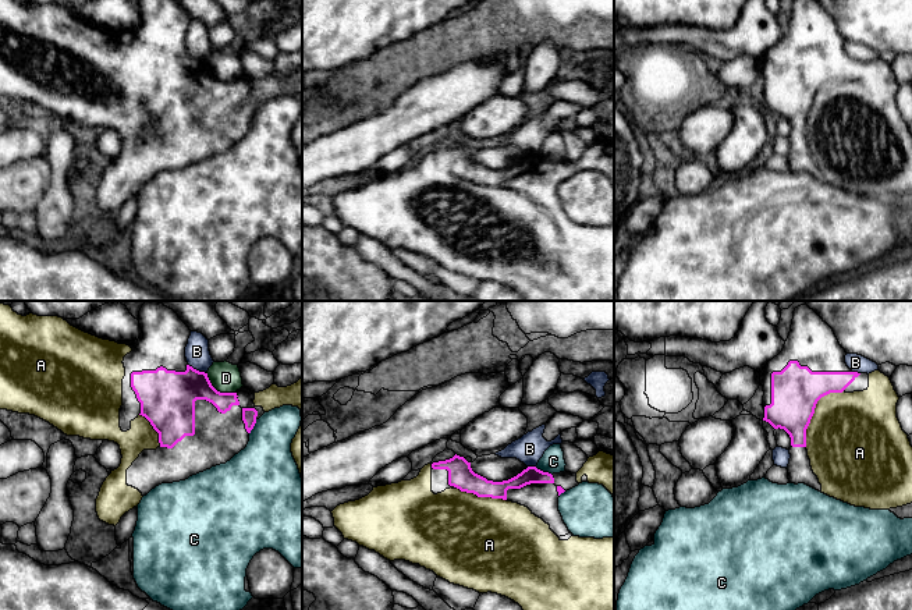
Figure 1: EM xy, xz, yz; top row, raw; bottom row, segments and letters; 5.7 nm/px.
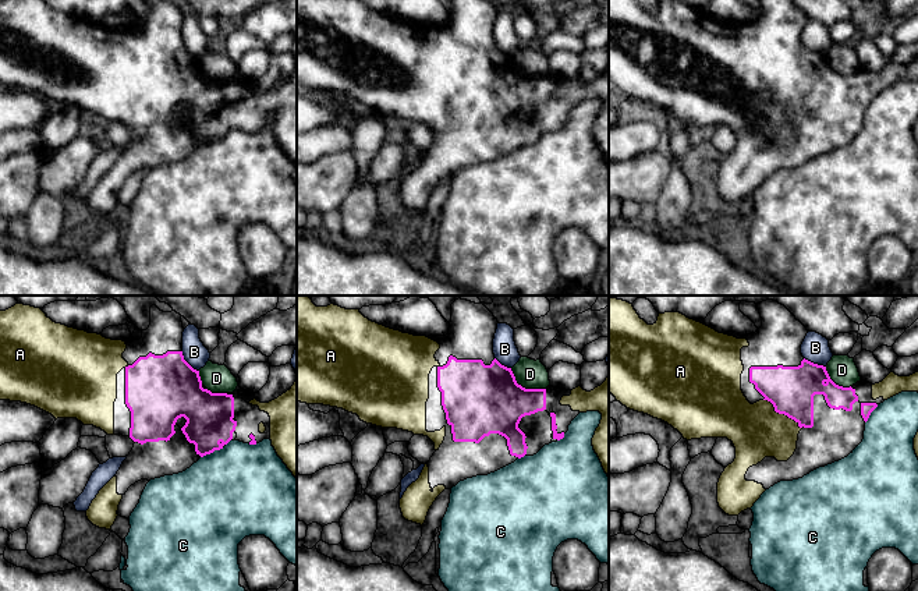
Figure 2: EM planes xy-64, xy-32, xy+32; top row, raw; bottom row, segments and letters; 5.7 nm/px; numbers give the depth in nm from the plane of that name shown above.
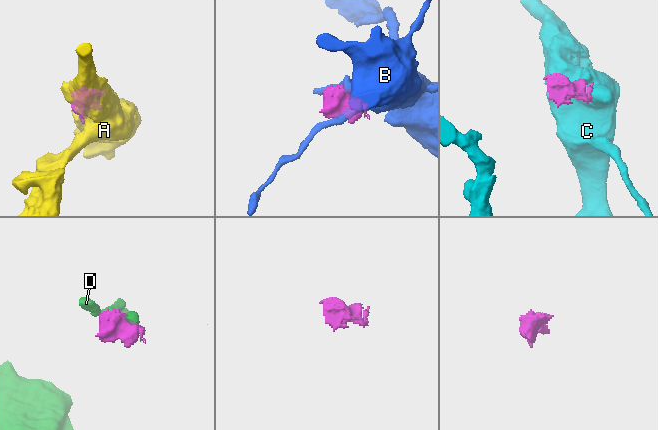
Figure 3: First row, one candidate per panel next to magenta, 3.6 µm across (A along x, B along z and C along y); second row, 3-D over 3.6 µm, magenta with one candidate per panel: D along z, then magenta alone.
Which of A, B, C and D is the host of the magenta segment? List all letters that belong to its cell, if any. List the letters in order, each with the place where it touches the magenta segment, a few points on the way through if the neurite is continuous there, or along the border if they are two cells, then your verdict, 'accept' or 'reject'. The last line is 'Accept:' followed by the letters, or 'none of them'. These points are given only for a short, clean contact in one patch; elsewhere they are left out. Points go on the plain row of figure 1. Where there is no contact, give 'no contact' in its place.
A: meets magenta in yz at (813, 99); accept
B: meets magenta in xy at (195, 57); reject
C: meets magenta in xz at (542, 159); reject
D: meets magenta in xy at (216, 78); border along xy (206, 60), (210, 71), (217, 78), (234, 81); reject
Accept: A

